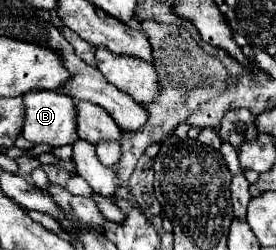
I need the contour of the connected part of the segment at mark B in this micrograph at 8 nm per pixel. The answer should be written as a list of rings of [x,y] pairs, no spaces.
[[[31,91],[29,95],[23,95],[25,101],[25,125],[23,125],[23,137],[37,145],[37,143],[49,143],[53,147],[59,145],[71,145],[77,137],[77,105],[69,95],[63,95],[59,91]]]

